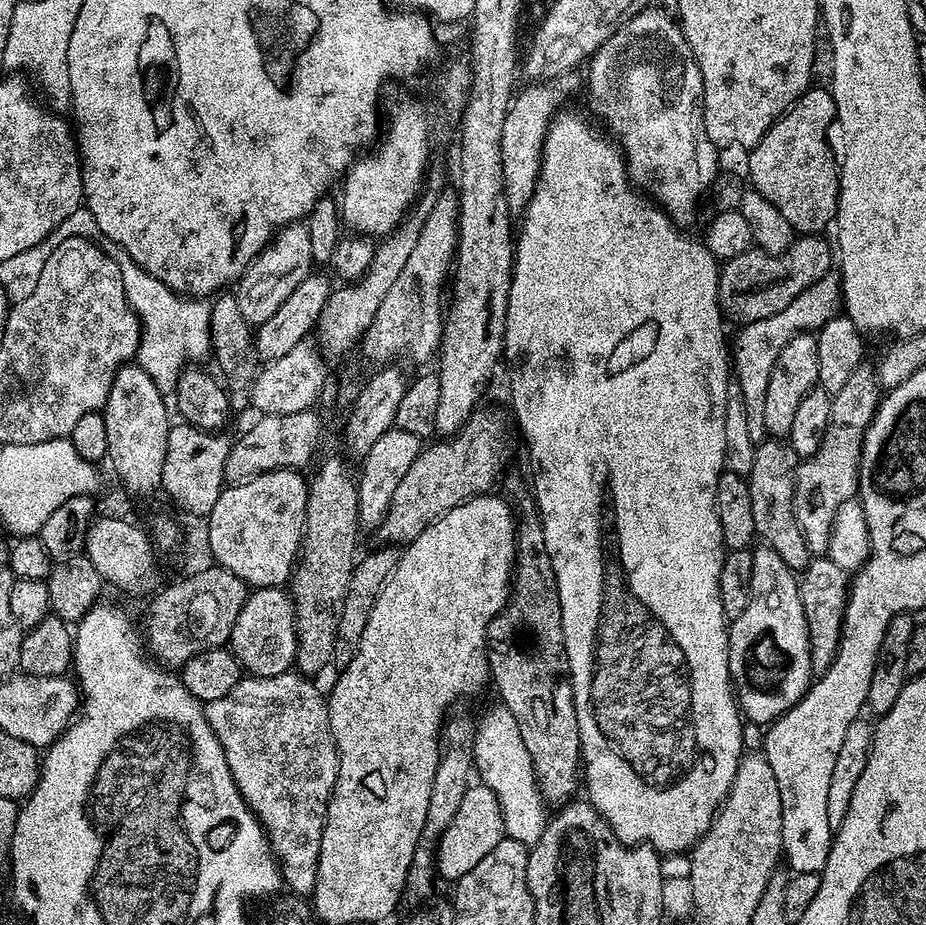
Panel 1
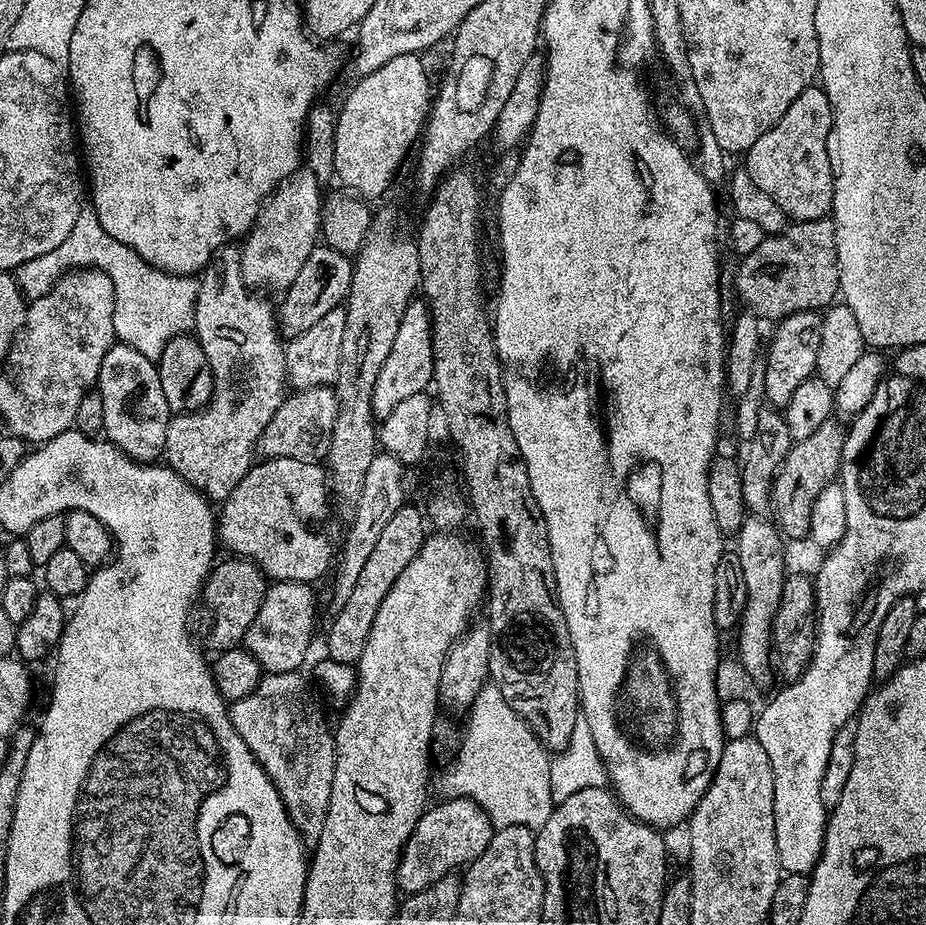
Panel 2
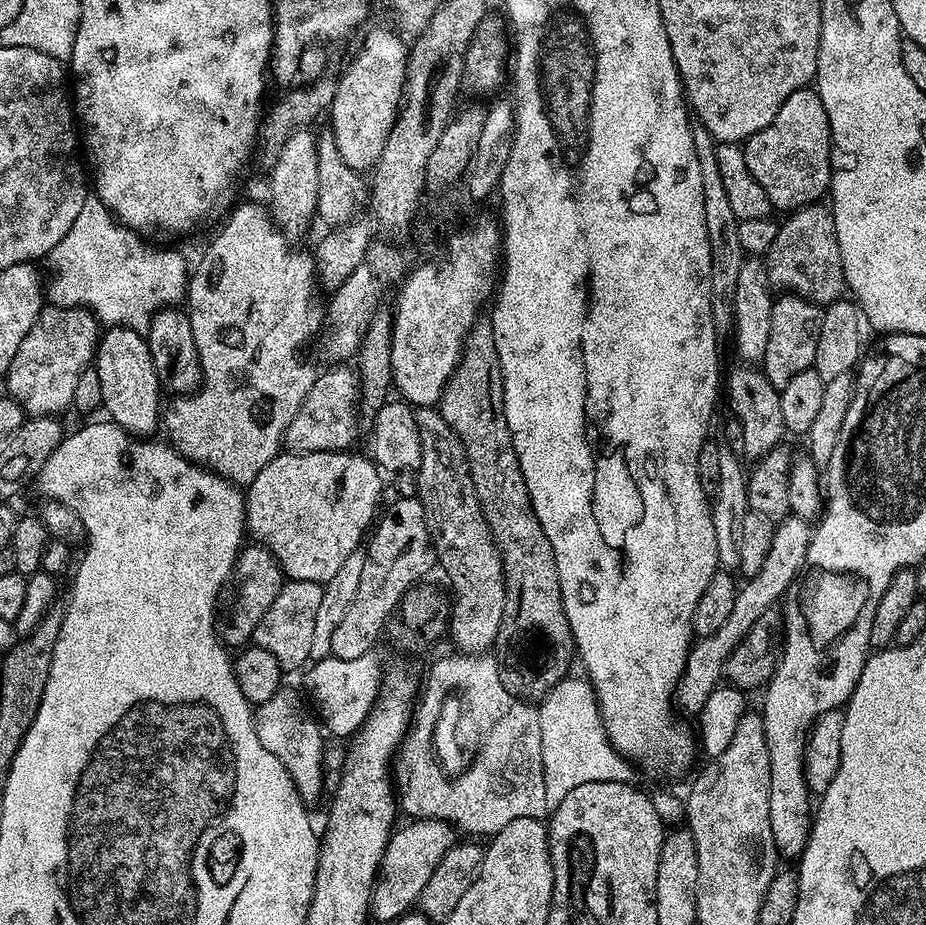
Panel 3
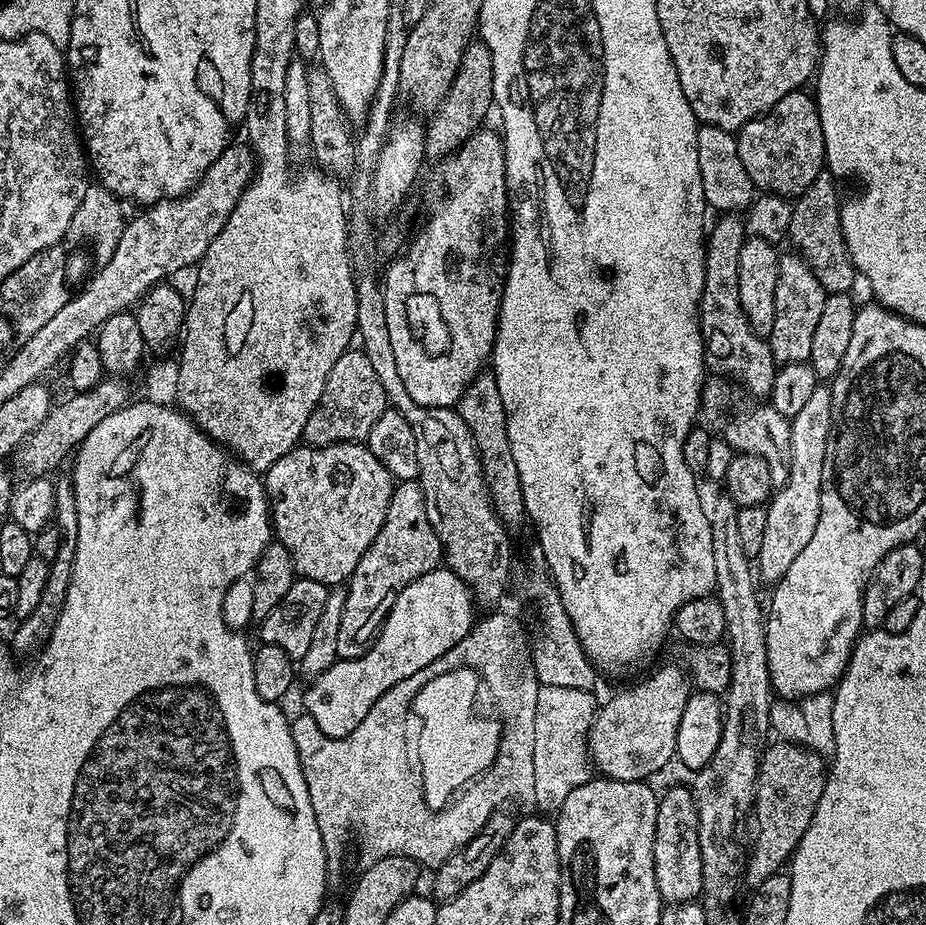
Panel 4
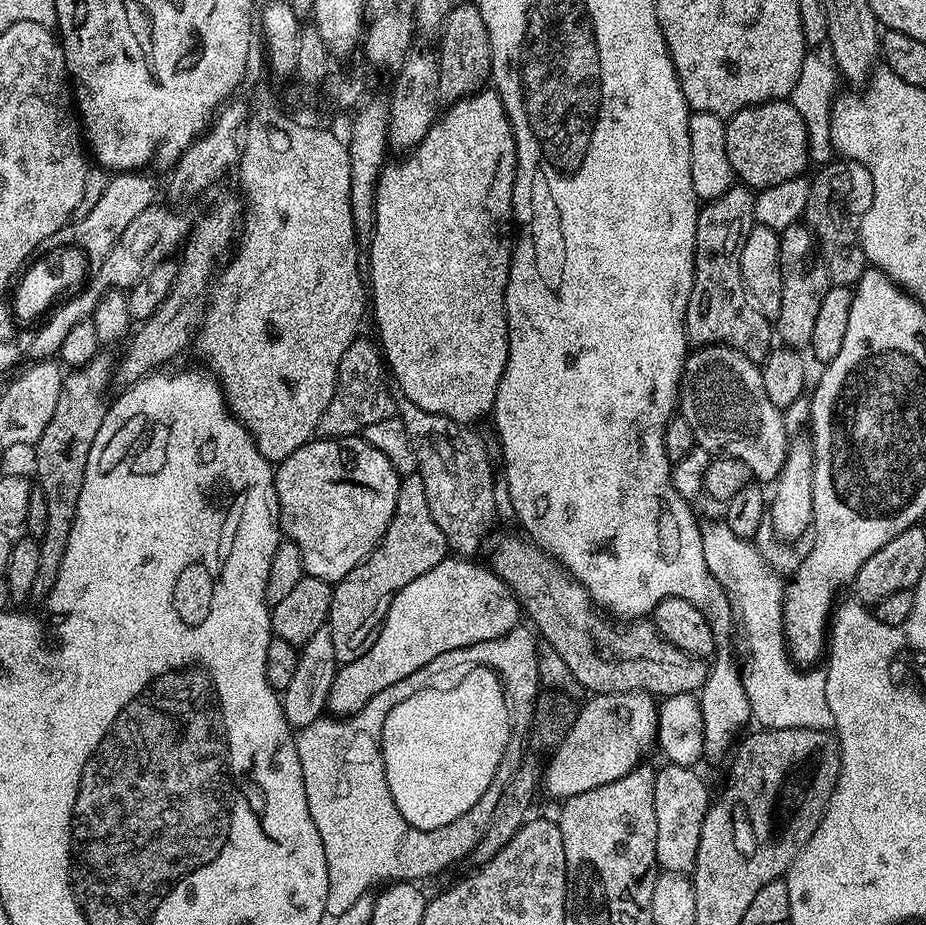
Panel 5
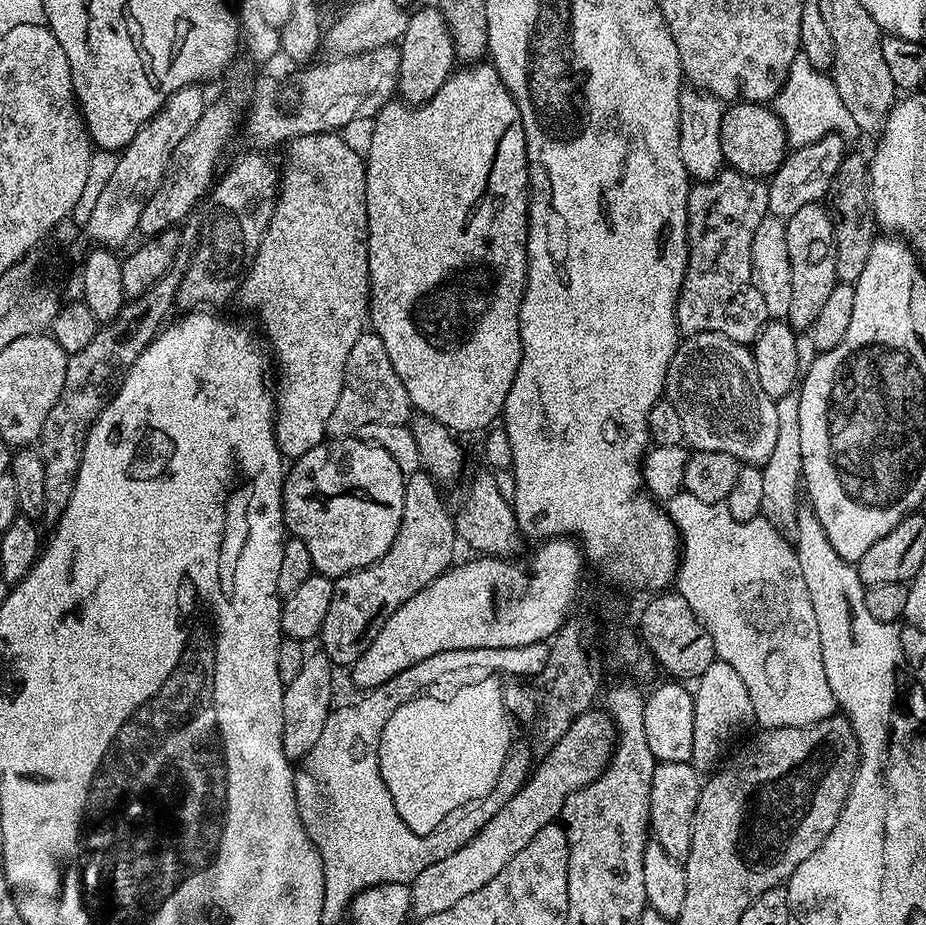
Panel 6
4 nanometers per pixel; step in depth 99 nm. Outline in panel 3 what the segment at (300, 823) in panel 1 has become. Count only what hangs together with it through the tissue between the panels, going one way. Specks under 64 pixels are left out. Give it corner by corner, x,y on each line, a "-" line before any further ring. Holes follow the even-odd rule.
281,686
268,702
259,704
254,712
256,733
258,742
262,742
262,746
266,746
266,750
270,750
270,754
274,754
274,758
278,758
282,766
286,766
305,805
312,806
324,792
326,751
324,752
324,740
320,737
321,725
310,711
305,697
297,692
288,686

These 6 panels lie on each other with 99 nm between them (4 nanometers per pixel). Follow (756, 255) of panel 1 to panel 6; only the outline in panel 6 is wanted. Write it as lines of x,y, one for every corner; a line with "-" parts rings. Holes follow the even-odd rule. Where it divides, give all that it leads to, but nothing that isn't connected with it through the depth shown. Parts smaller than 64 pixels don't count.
849,151
838,166
838,174
830,182
826,197
826,207
832,217
836,235
836,279
842,284
855,284
870,259
870,246
874,246
878,235
878,225
872,214
870,203
870,181
868,178
869,157
860,152

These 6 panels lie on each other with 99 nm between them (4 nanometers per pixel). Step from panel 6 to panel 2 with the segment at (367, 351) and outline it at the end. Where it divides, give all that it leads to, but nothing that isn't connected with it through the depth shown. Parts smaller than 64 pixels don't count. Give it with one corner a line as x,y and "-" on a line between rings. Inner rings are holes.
331,387
301,388
285,395
282,406
270,418
258,445
261,457
298,458
323,461
328,454
330,434
334,434
334,418
338,416
338,398
-
293,395
293,396
292,396

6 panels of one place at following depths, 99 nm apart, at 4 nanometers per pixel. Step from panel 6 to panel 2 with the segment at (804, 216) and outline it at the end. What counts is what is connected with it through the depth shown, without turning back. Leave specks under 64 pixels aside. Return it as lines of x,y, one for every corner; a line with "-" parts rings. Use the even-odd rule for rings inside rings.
819,311
795,312
785,316
775,325
772,341
767,341
764,365
764,399
777,410
790,402
794,390
806,382
816,371
818,362
818,342
822,339
822,315

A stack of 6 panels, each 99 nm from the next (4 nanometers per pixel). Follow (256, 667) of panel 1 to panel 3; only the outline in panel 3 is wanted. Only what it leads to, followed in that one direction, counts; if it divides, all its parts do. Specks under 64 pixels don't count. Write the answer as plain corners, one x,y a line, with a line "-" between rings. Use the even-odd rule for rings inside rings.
288,580
282,586
278,598
270,605
270,610
262,614
262,622
254,630
252,640
255,647
267,650
278,658
281,669
303,669
310,661
310,645
314,635
314,621
318,606
322,603
323,584
305,580

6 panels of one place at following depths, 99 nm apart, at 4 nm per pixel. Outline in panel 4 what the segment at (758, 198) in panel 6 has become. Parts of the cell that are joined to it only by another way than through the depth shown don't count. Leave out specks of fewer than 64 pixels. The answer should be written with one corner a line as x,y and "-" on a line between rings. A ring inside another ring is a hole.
724,214
719,219
713,226
712,233
709,236
707,233
706,243
702,248
704,289
700,299
700,333
704,339
704,362
709,373
721,378
731,378
749,397
768,398
772,394
778,365
767,339
759,336
750,326
742,310
742,298
738,298
738,254
746,239
746,224
736,214

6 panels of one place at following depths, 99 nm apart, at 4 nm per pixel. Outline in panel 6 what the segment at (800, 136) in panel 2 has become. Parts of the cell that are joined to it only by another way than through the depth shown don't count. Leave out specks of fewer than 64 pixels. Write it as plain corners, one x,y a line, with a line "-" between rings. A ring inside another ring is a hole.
736,102
725,107
721,138
725,165
747,176
771,178
790,151
782,122
764,102

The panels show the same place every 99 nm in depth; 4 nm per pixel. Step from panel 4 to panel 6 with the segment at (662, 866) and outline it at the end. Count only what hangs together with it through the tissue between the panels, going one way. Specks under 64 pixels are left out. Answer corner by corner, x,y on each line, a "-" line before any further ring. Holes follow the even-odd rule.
659,762
654,770
654,782
650,782
650,814
648,822
654,842
670,854
670,858
683,862
690,854
690,838
694,838
694,810
698,810
701,773
690,762

